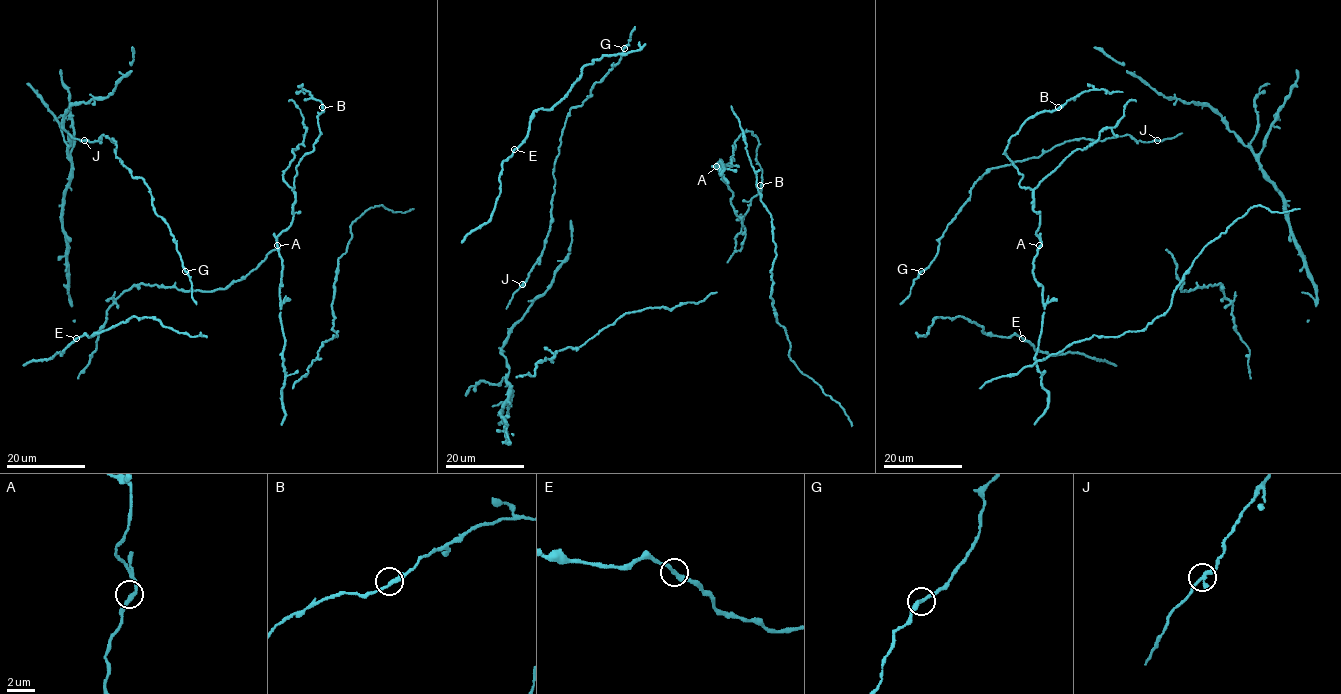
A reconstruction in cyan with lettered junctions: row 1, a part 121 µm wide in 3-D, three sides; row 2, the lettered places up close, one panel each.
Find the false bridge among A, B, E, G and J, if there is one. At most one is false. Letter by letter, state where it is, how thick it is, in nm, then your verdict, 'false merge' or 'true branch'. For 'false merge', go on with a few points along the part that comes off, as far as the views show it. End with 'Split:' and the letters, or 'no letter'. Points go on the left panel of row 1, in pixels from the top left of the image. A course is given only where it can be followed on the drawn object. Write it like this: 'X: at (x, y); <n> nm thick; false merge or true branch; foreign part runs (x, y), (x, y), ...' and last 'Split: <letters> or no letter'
A: at (277, 245); 280 nm thick; true branch
B: at (322, 107); 300 nm thick; true branch
E: at (76, 338); 280 nm thick; true branch
G: at (185, 271); 300 nm thick; true branch
J: at (84, 140); 320 nm thick; true branch
Split: no letter

